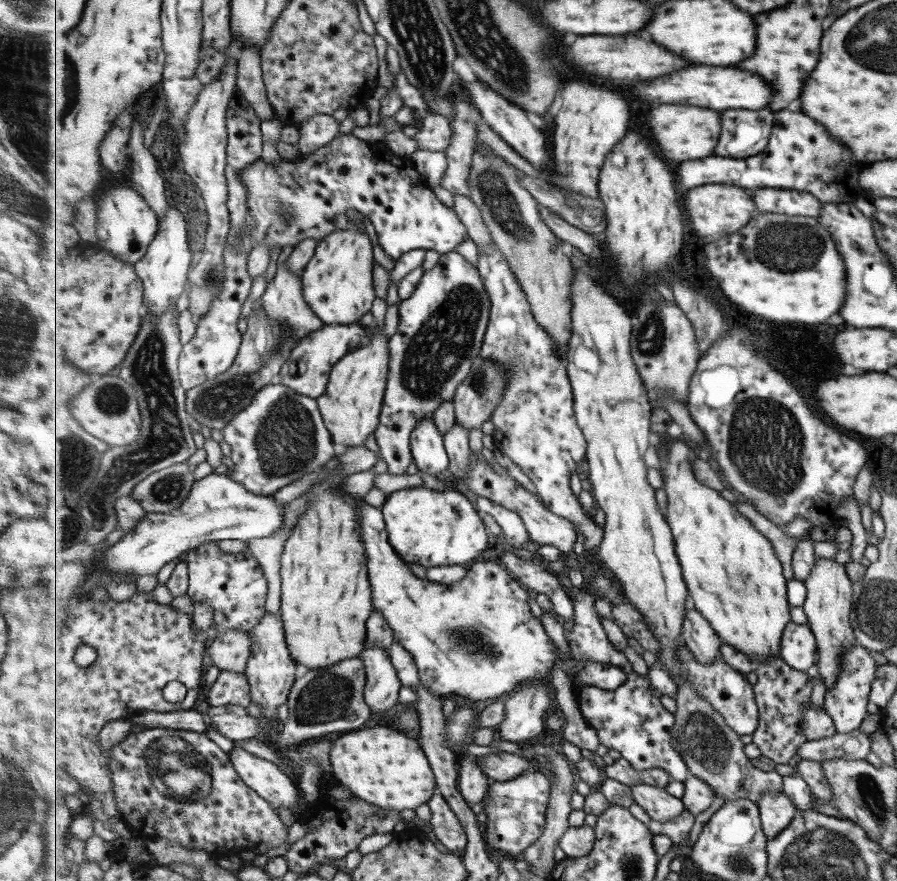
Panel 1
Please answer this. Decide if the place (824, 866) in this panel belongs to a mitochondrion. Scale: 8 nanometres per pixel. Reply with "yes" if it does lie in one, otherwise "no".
yes

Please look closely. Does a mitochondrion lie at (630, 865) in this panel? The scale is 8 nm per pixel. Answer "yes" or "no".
yes

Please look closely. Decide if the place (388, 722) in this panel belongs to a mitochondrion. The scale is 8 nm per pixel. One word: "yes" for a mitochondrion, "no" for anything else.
no

